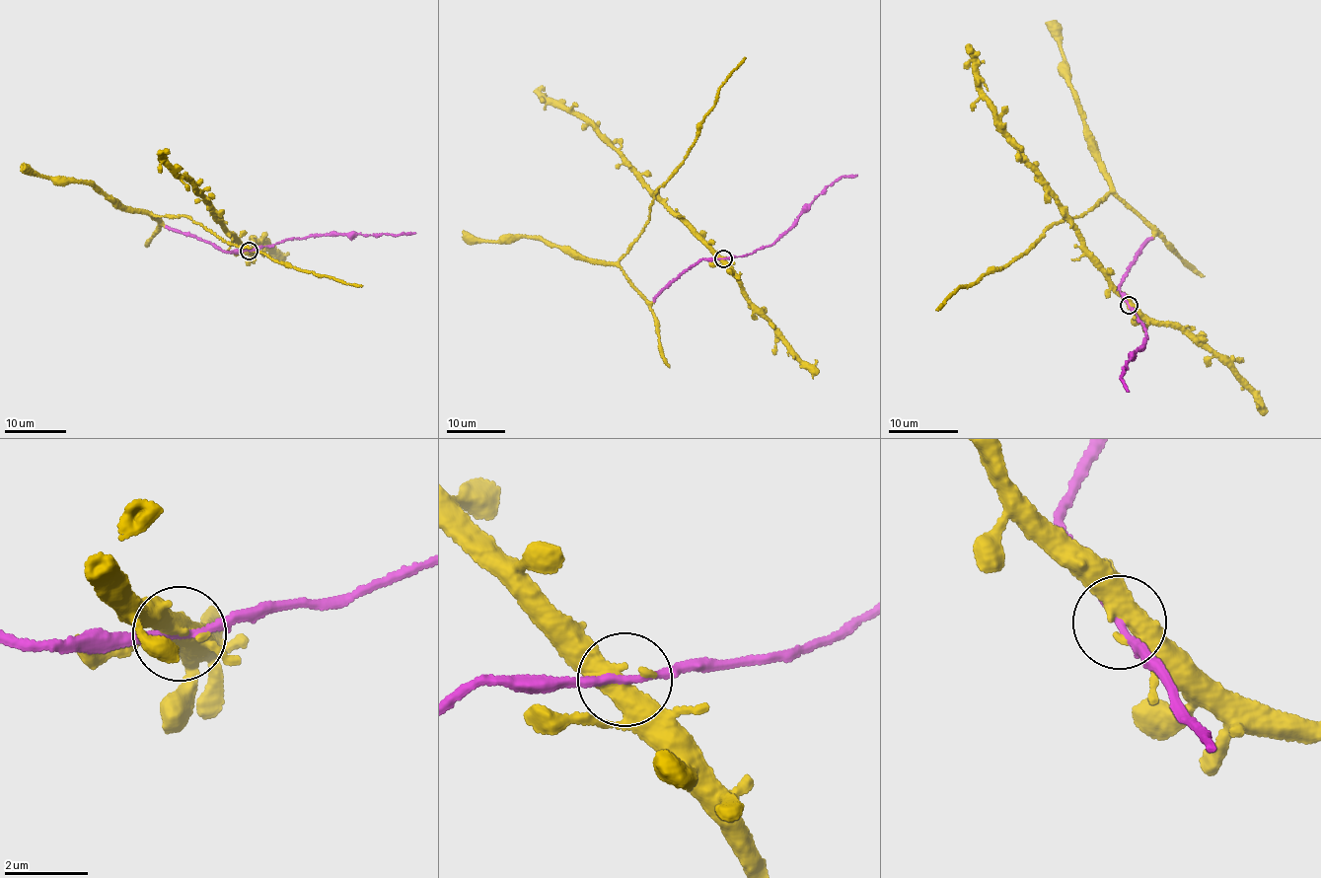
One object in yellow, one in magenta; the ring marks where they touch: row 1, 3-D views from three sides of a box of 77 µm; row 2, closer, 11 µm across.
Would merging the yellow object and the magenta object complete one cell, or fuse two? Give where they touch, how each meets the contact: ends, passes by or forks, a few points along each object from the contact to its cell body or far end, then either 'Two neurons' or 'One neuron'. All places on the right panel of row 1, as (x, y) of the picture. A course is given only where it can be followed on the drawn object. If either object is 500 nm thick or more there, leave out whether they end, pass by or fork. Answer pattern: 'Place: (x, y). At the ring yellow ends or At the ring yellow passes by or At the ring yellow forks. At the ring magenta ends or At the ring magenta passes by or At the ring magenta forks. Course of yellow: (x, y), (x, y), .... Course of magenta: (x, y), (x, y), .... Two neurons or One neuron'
Place: (1129, 305). At the ring yellow forks. At the ring magenta passes by. Course of yellow: (1129, 305), (1086, 249), (1079, 232), (1065, 219), (1090, 210), (1111, 188), (1063, 70), (1056, 36), (1045, 23). Course of magenta: (1129, 305), (1142, 325), (1147, 338), (1145, 346), (1137, 350), (1134, 358), (1124, 368), (1121, 381), (1129, 391). One neuron

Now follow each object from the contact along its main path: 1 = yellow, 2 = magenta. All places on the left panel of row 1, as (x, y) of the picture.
1: (249, 250), (224, 224), (207, 230), (191, 218), (142, 213), (90, 183), (77, 181), (56, 184), (23, 170)
2: (249, 250), (294, 238), (327, 234), (414, 232)

